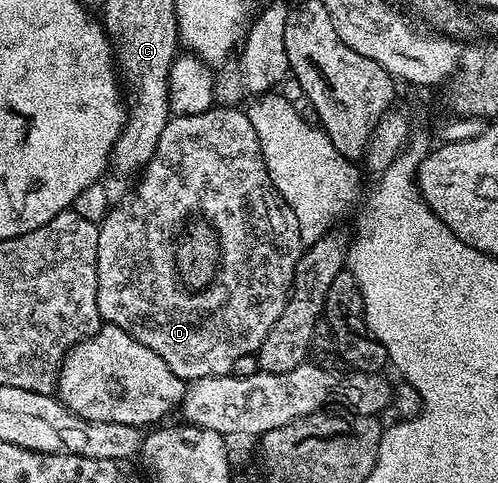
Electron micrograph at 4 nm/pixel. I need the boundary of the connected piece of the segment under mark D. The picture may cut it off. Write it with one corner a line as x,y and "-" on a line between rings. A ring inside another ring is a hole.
213,106
202,114
173,115
166,122
166,130
162,130
162,138
158,138
158,146
146,165
147,172
150,179
157,180
156,189
152,192
154,199
168,200
168,208
176,216
182,215
183,212
201,212
204,215
201,217
212,225
212,229
220,239
220,269
207,288
189,290
180,283
174,275
173,261
171,259
160,260
160,255
163,254
164,247
168,244
168,232
164,228
148,228
148,184
140,180
136,184
136,193
121,208
109,207
108,217
98,225
100,233
98,234
98,266
96,269
98,270
98,310
101,321
104,324
113,324
126,330
135,340
142,342
142,346
150,346
150,350
154,350
154,354
158,354
158,358
162,358
162,362
166,362
166,366
170,366
170,370
174,370
174,374
178,374
178,378
182,378
185,382
211,376
227,376
231,373
234,362
238,362
238,358
259,352
266,334
270,334
270,326
278,322
278,314
282,314
286,306
288,295
292,293
294,274
302,251
302,243
300,244
302,221
294,214
292,207
284,201
282,194
278,194
266,170
260,139
258,134
254,134
254,126
250,126
248,113
236,106

